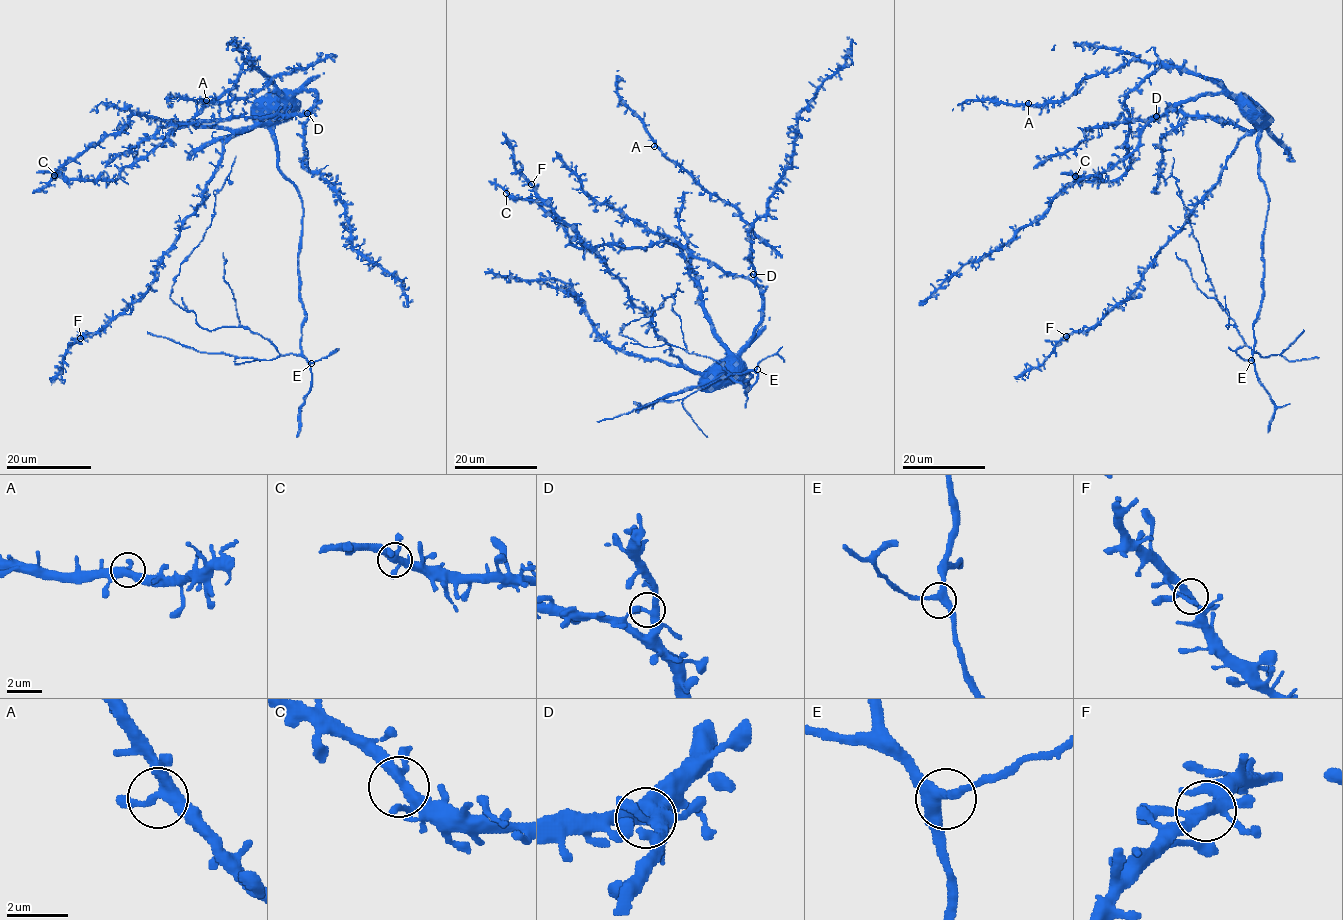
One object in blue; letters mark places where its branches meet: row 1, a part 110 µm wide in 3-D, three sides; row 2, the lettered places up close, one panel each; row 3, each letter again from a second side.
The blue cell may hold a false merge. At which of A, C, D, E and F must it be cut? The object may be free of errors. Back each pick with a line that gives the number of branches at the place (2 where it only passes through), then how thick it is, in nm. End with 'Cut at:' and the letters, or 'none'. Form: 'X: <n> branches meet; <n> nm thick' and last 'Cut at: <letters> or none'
Cut at: none

